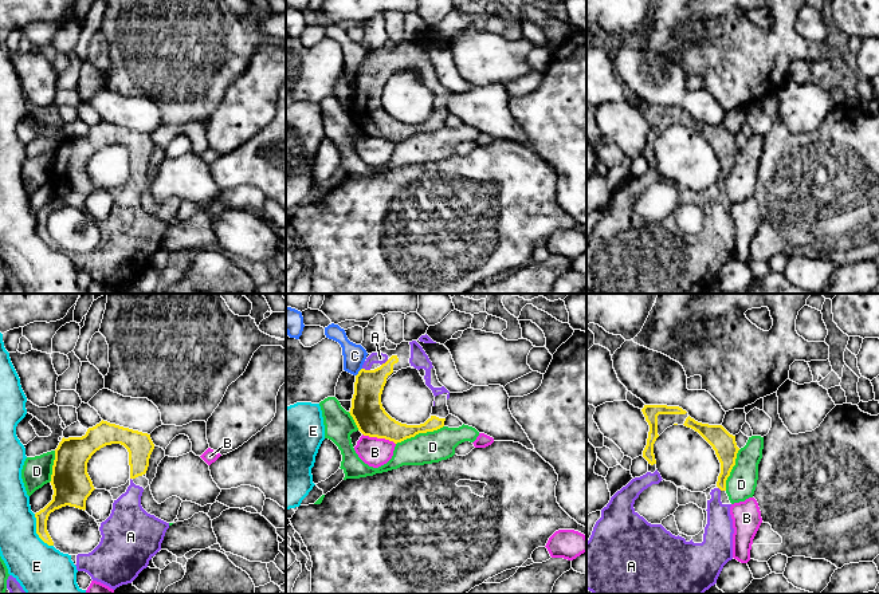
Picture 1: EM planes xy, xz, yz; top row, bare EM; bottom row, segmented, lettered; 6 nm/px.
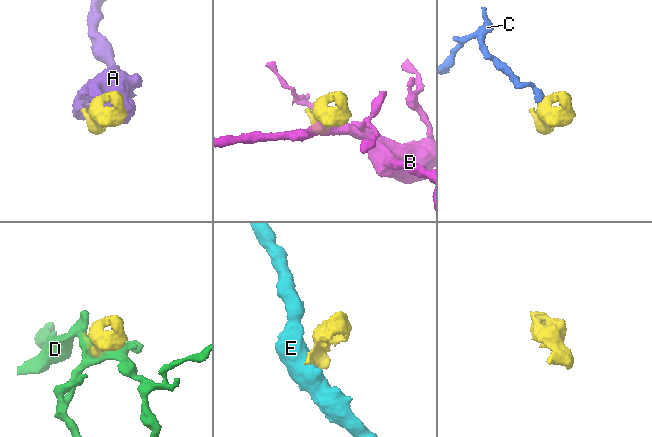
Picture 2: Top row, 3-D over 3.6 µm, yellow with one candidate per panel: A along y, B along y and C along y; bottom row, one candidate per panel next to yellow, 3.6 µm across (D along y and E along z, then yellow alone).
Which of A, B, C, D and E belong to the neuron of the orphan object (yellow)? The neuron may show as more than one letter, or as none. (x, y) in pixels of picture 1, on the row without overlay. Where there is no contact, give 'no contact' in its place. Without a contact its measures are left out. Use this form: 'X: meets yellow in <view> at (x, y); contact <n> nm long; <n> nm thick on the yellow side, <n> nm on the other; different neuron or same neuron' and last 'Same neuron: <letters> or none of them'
A: meets yellow in xz at (367, 70); contact 50 nm long; 190 nm thick on the yellow side, 70 nm on the other; same neuron
B: meets yellow in xz at (379, 137); contact 220 nm long; 200 nm thick on the yellow side, 170 nm on the other; different neuron
C: meets yellow in xz at (358, 71); contact 70 nm long; 190 nm thick on the yellow side, 140 nm on the other; different neuron
D: meets yellow in xz at (419, 132); contact 300 nm long; 160 nm thick on the yellow side, 190 nm on the other; different neuron
E: meets yellow in xy at (36, 232); contact 240 nm long; 100 nm thick on the yellow side, 320 nm on the other; different neuron
Same neuron: A

